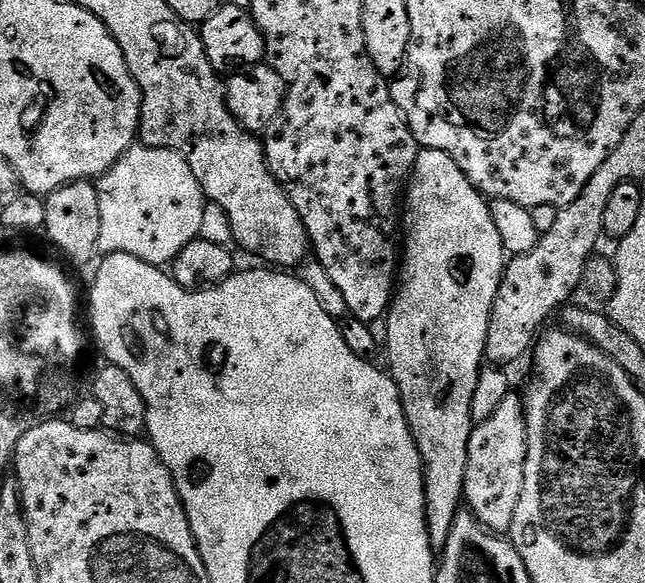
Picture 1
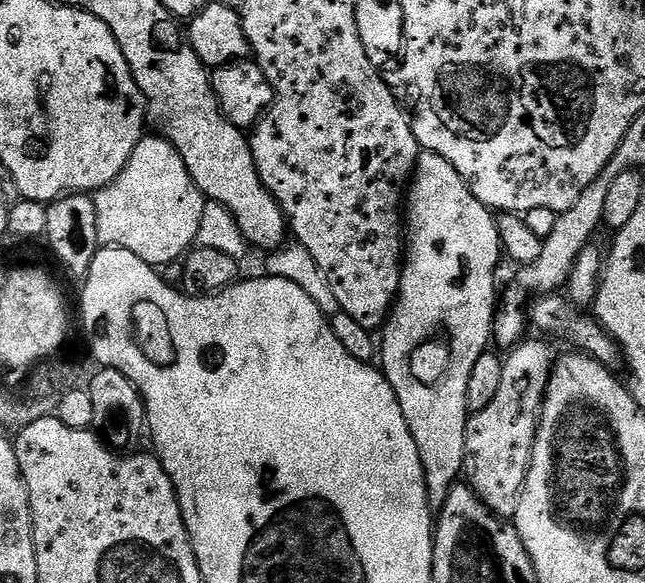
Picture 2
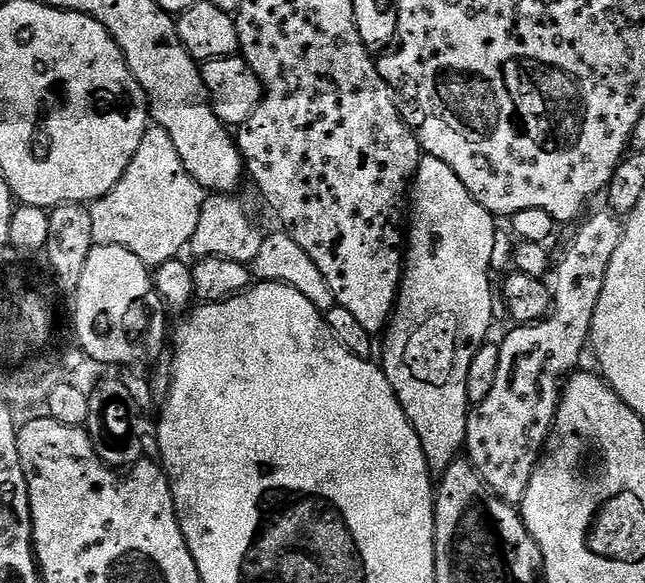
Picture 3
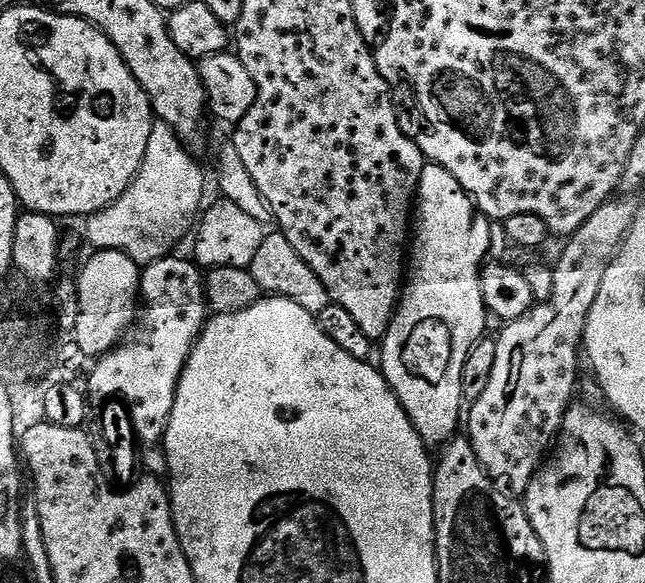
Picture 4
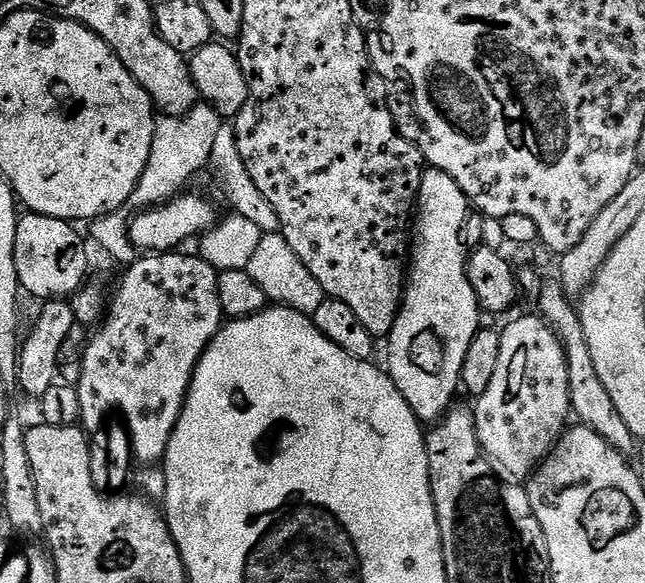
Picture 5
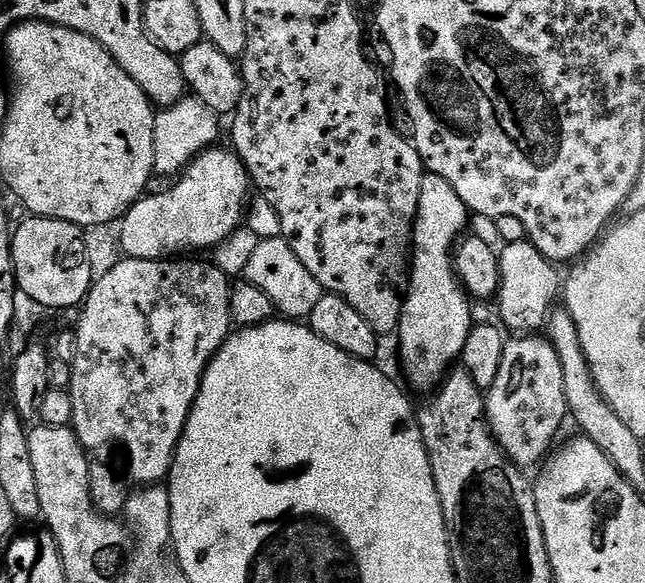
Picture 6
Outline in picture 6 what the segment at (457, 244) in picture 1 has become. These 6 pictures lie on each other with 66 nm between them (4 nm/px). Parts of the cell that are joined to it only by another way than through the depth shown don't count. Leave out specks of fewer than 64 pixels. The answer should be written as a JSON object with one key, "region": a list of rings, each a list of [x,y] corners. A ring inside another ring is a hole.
{"region":[[[425,175],[416,223],[412,225],[410,275],[398,329],[400,364],[416,388],[435,389],[443,381],[460,360],[466,338],[474,326],[473,305],[454,267],[454,245],[465,235],[468,219],[469,210],[462,198],[454,194],[454,186],[450,186],[446,178]]]}

